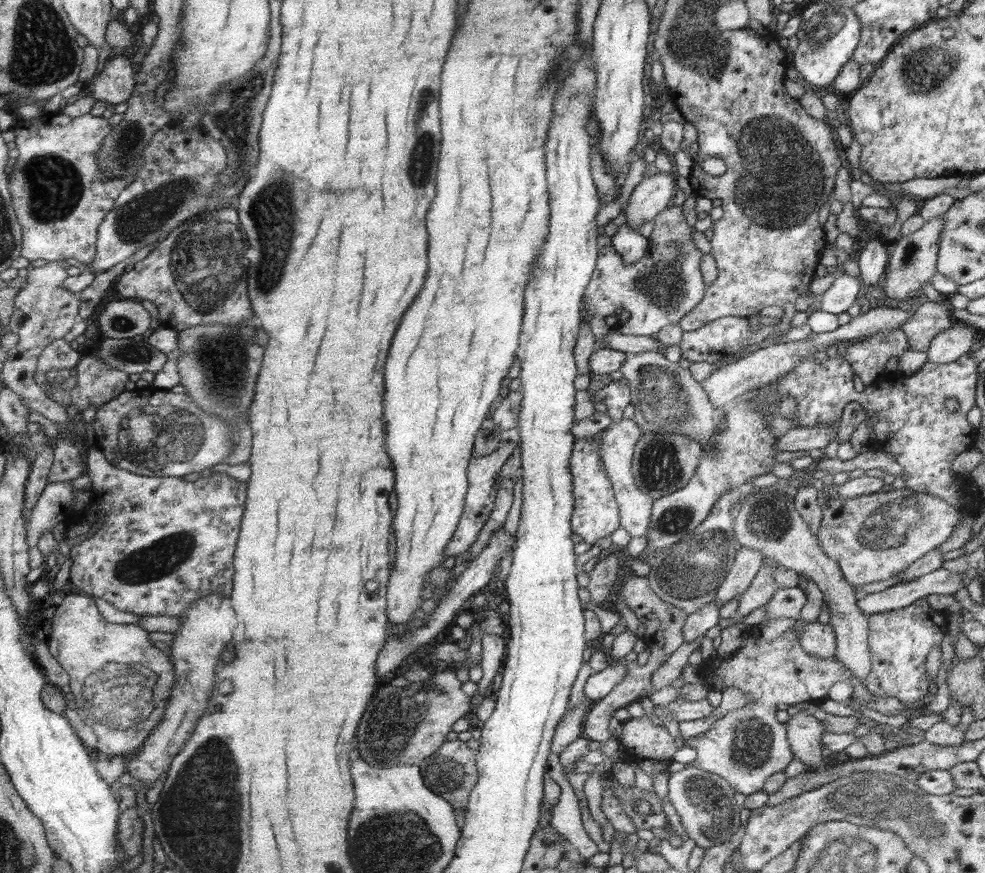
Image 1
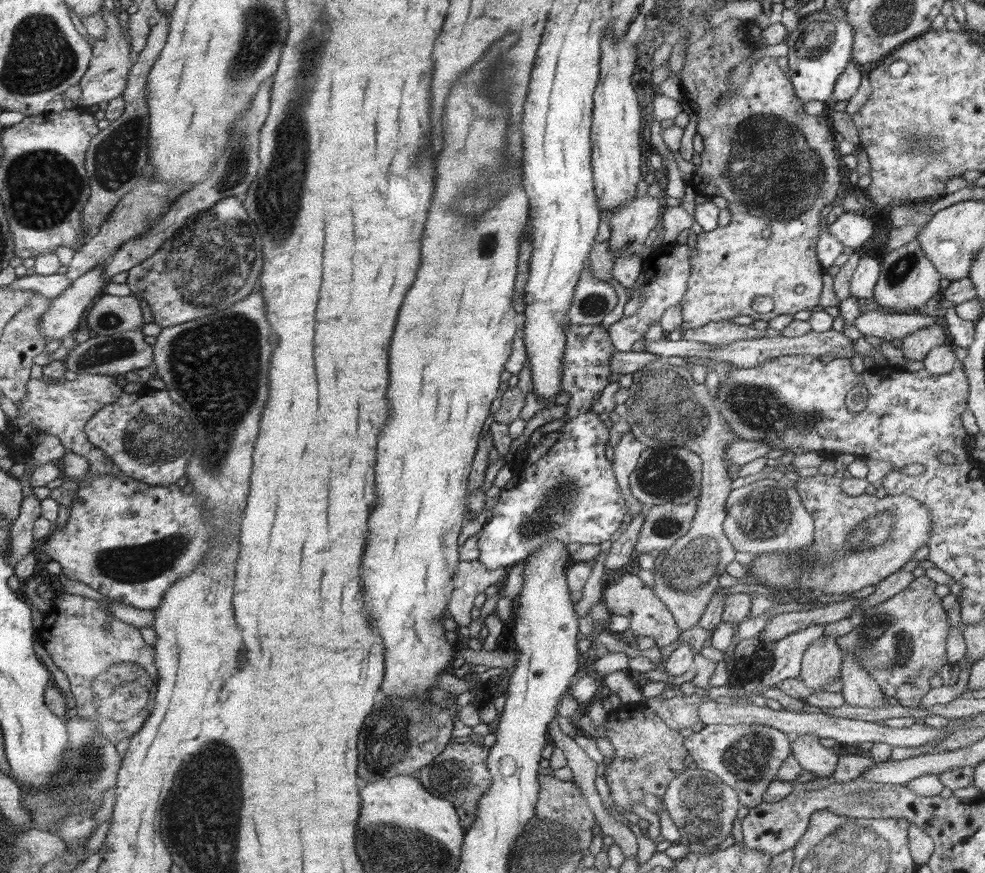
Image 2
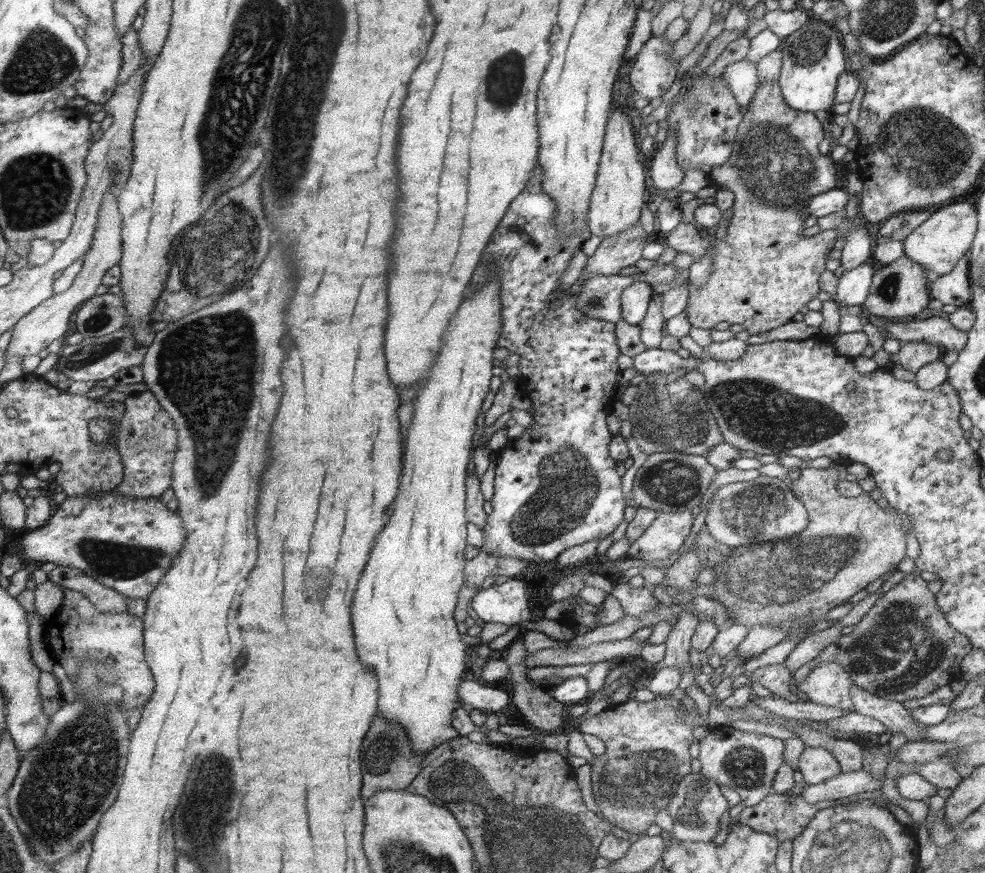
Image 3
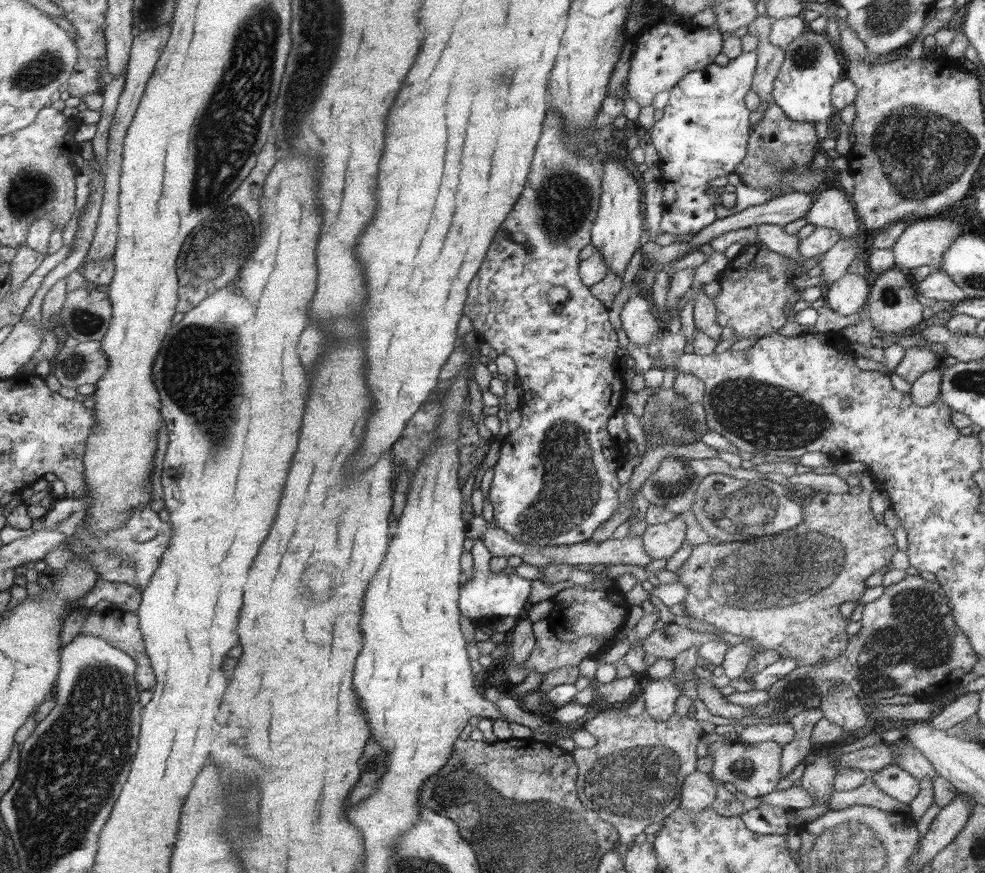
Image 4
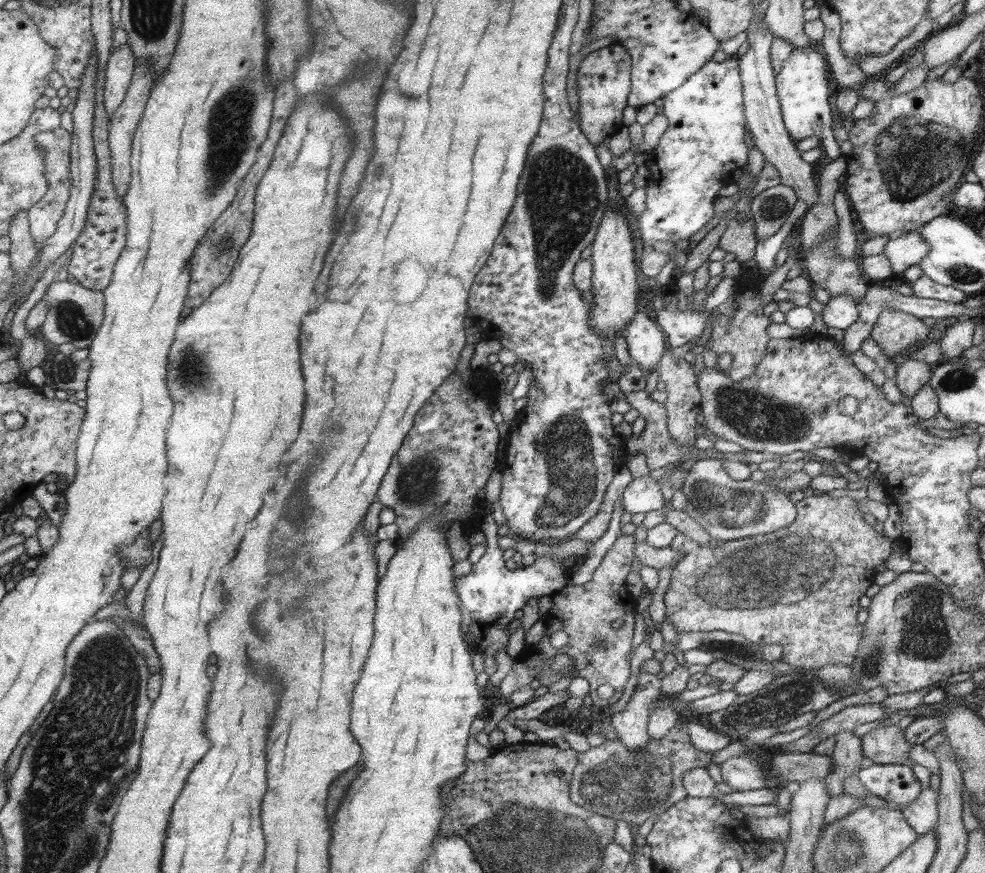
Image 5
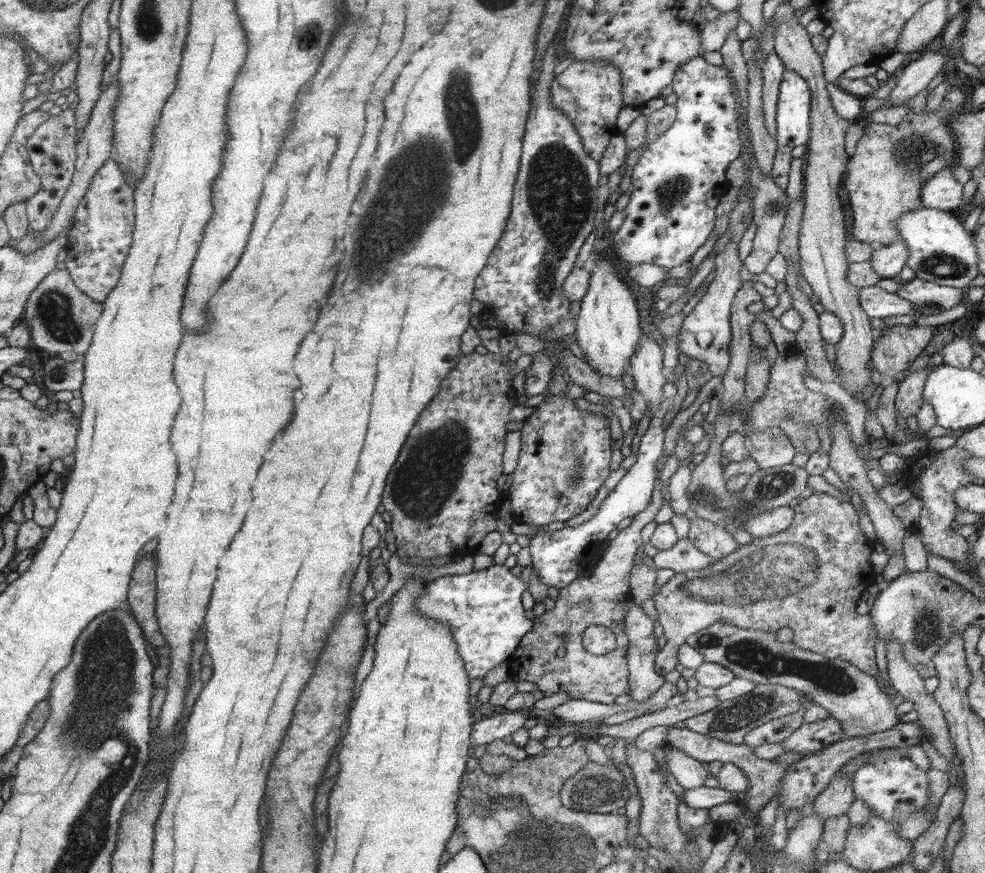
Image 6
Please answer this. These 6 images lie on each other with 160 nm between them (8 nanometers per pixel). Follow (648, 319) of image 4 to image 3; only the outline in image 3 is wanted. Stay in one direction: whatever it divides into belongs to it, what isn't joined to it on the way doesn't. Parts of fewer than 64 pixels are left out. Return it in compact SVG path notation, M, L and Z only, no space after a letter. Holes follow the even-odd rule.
M644 279L634 281L624 289L621 295L621 318L632 326L639 326L646 316L651 298L654 296L653 288L646 284Z

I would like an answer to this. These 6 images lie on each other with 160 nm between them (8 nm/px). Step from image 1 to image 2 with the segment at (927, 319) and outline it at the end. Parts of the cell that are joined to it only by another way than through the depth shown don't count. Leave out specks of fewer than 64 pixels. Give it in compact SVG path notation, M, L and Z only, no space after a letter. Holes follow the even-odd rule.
M938 320L932 326L918 330L902 339L902 351L907 360L924 361L930 350L944 344L946 332L942 321Z

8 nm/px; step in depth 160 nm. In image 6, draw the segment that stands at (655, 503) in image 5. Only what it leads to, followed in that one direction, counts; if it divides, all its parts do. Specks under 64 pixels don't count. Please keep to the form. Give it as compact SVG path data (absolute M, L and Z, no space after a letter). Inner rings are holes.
M666 397L661 402L661 407L657 412L654 412L648 429L640 438L636 463L626 472L613 492L600 504L596 515L576 527L567 526L554 531L540 530L530 539L529 548L534 573L549 587L554 586L561 589L581 578L584 572L594 565L598 556L598 544L607 541L609 532L616 530L624 518L636 516L637 512L648 508L648 504L652 502L655 478L658 477L656 463L663 455L665 441L665 429L662 426L662 421L672 402L672 397ZM495 562L481 571L440 576L426 585L427 589L415 600L415 608L421 616L450 625L469 680L486 678L492 668L510 659L519 648L520 640L534 628L534 622L524 616L520 604L526 584L498 578Z

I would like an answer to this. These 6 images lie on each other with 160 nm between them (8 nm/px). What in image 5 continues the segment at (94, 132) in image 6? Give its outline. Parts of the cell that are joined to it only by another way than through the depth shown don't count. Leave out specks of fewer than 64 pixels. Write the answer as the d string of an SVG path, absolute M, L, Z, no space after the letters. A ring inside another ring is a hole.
M127 44L120 45L116 51L112 51L107 60L103 86L103 105L107 110L109 121L124 100L136 64L134 55Z

